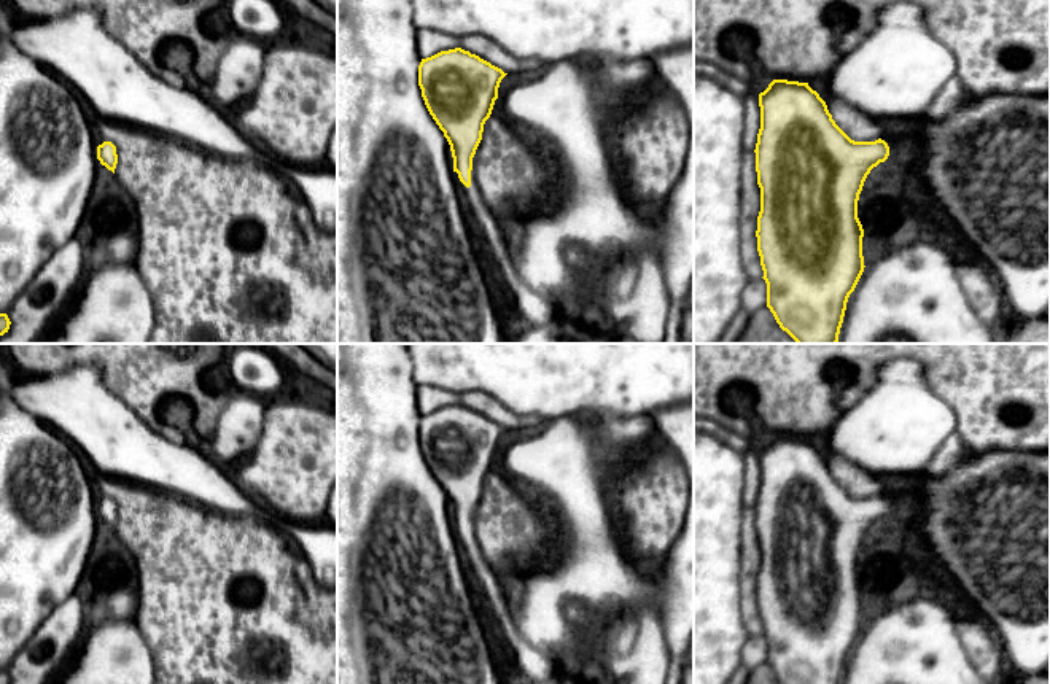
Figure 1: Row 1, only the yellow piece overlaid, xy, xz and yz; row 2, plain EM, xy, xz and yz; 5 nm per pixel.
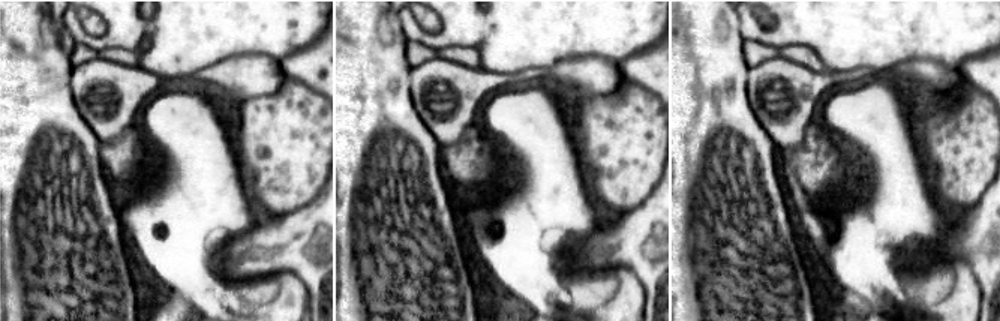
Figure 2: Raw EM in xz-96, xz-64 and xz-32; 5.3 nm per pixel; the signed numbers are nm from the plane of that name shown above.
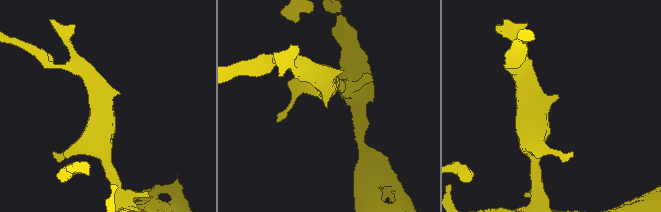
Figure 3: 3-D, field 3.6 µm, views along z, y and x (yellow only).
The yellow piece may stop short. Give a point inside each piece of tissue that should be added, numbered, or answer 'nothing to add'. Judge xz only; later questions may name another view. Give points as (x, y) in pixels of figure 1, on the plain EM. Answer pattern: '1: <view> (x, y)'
1: xz (532, 665)

